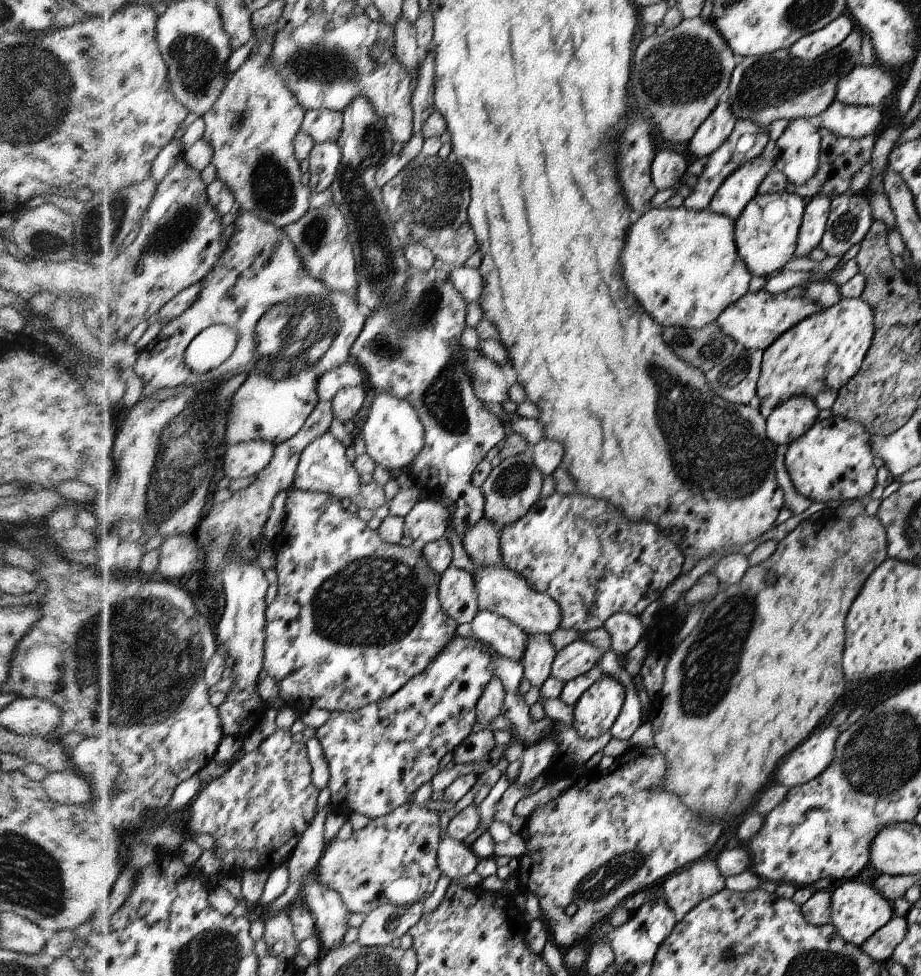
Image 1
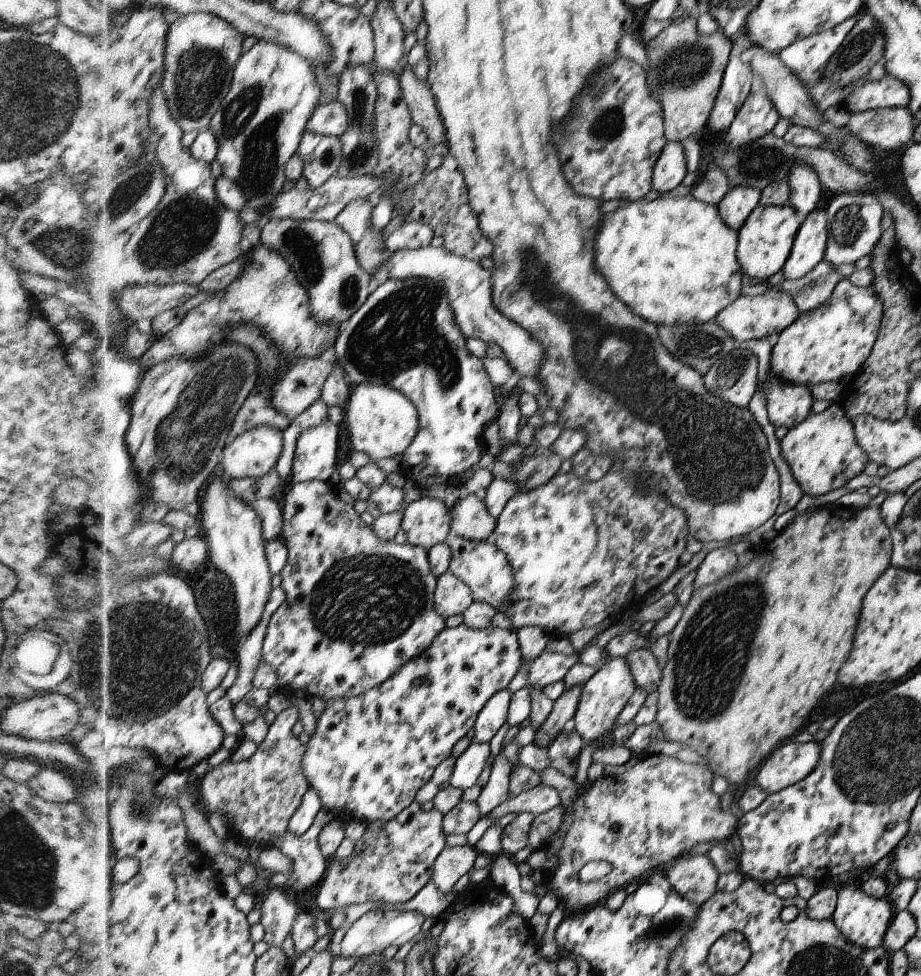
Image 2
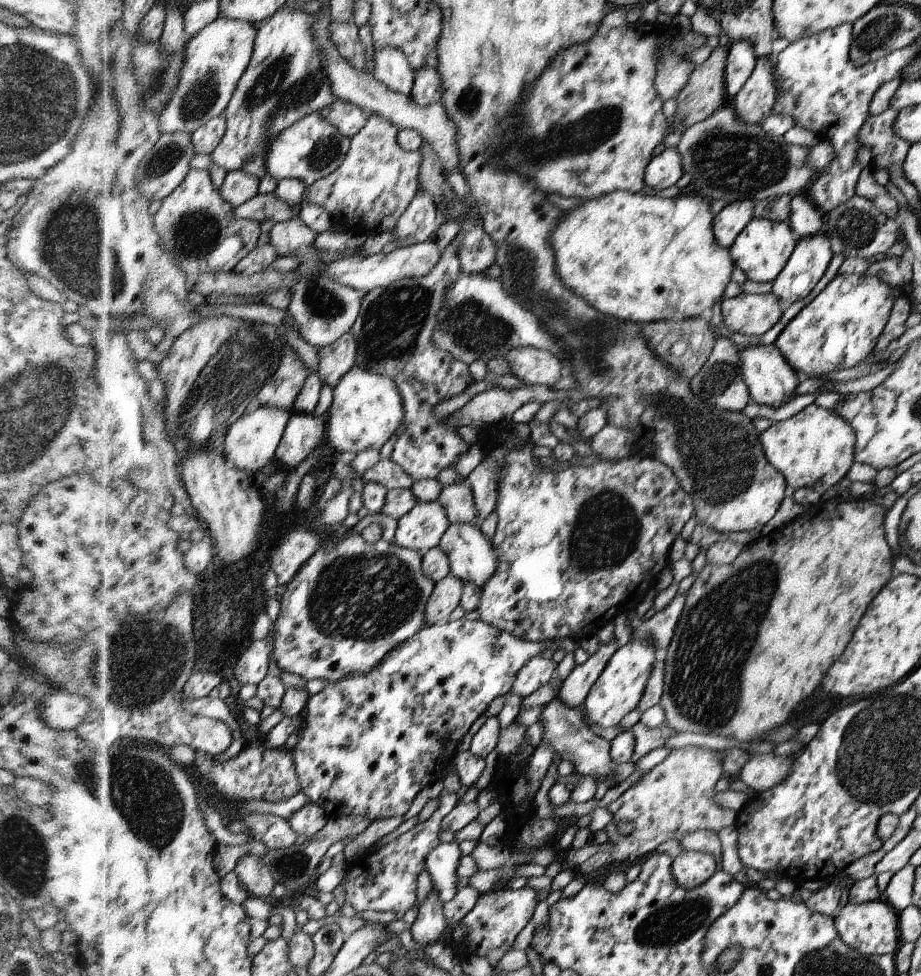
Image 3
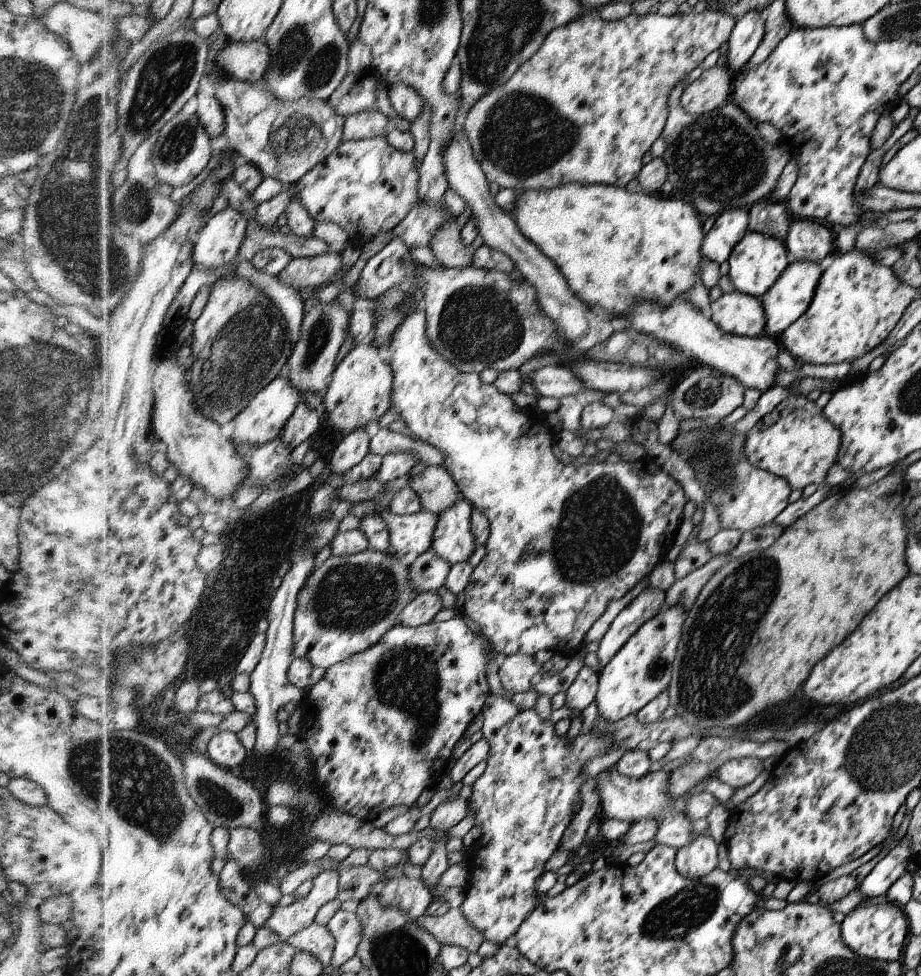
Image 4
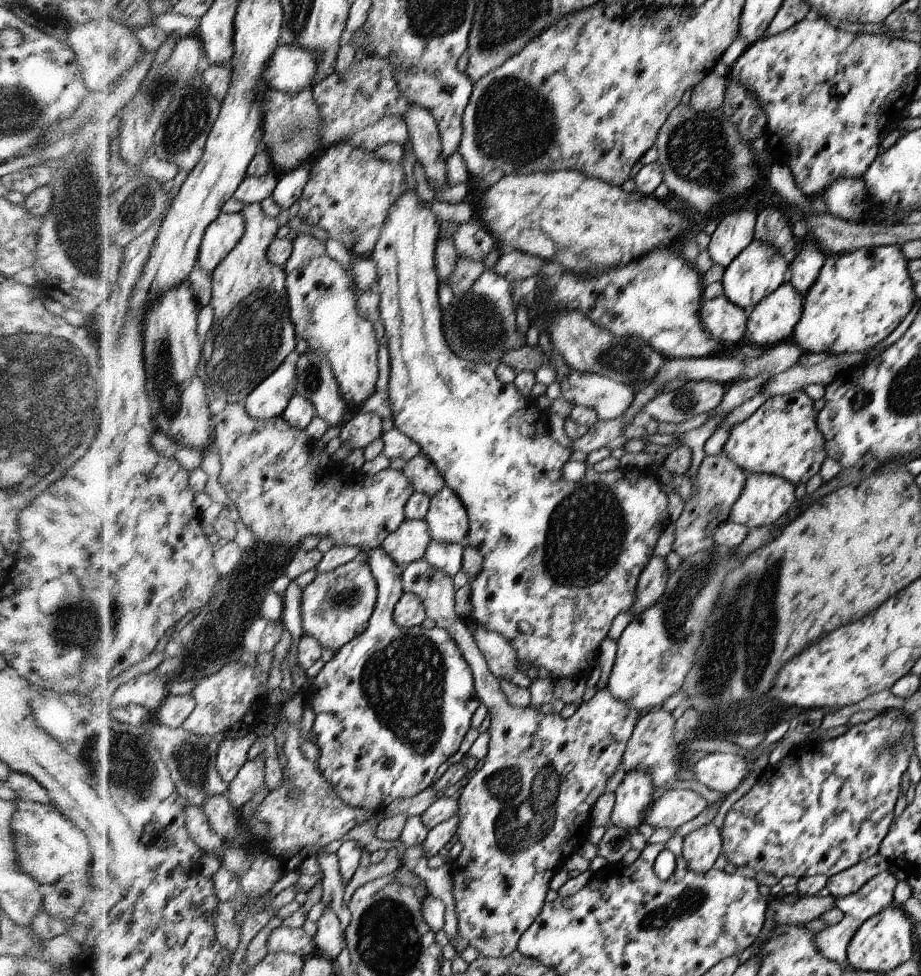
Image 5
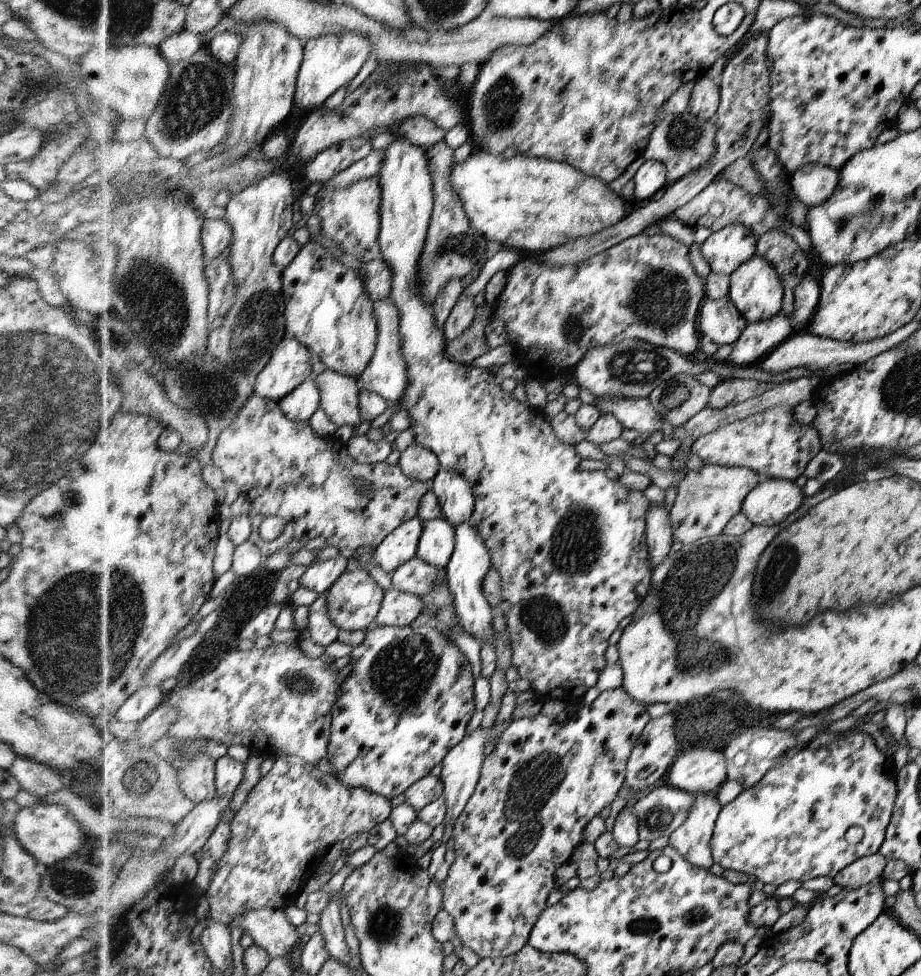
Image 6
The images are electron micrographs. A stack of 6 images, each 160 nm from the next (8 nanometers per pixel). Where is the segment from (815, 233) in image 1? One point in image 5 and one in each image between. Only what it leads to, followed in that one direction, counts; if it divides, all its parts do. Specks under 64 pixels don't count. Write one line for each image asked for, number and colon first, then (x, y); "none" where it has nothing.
2: (809, 248)
3: (808, 263)
4: (789, 298)
5: (773, 321)

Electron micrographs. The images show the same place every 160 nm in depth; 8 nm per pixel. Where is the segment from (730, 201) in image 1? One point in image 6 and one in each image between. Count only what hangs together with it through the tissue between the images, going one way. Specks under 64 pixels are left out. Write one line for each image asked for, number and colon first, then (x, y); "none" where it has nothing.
2: (738, 203)
3: (731, 221)
4: (730, 228)
5: (735, 233)
6: (725, 250)

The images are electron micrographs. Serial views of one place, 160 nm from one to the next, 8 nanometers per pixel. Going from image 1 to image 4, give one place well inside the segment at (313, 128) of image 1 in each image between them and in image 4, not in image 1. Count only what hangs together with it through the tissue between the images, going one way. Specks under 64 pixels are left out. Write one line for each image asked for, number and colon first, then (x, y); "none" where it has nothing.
2: (332, 119)
3: (349, 118)
4: (363, 125)

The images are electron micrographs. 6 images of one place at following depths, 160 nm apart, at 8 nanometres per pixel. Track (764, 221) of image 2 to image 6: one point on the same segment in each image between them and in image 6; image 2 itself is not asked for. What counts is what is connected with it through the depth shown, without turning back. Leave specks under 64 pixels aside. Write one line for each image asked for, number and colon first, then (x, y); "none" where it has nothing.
3: (762, 250)
4: (759, 260)
5: (759, 271)
6: (756, 290)

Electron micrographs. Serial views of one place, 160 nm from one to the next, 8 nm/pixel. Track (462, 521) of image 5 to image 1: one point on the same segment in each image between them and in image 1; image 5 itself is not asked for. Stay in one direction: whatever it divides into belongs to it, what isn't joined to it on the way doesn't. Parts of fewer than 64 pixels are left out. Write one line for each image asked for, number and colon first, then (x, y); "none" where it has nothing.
1: (500, 590)
2: (485, 568)
3: (472, 557)
4: (454, 540)

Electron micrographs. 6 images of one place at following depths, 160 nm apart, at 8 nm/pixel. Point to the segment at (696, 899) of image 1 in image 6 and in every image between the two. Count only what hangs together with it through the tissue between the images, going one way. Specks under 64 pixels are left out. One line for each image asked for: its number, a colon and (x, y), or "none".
2: (695, 878)
3: (691, 869)
4: (699, 858)
5: (701, 848)
6: (692, 839)

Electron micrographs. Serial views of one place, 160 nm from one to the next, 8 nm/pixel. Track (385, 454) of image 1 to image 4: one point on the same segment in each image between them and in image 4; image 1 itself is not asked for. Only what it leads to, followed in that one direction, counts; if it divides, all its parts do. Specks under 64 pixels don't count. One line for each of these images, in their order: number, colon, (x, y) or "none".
2: (382, 421)
3: (367, 411)
4: (361, 393)

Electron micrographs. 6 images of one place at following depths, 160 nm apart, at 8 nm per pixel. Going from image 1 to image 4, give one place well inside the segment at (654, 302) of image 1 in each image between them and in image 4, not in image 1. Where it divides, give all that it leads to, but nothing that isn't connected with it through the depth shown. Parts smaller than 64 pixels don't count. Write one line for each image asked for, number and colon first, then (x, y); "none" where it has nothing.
2: (675, 261)
3: (637, 257)
4: (614, 247)

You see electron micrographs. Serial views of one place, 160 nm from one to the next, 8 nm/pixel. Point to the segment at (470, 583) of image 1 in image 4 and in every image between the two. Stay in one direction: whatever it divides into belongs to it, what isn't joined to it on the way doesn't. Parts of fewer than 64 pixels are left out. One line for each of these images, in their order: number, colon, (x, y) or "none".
2: (452, 596)
3: (447, 594)
4: (421, 610)

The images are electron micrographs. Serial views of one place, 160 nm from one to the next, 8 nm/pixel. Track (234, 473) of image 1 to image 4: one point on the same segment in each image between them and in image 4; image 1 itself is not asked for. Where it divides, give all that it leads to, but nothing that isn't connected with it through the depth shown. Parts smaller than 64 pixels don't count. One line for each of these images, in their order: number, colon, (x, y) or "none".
2: (255, 454)
3: (253, 442)
4: (267, 417)

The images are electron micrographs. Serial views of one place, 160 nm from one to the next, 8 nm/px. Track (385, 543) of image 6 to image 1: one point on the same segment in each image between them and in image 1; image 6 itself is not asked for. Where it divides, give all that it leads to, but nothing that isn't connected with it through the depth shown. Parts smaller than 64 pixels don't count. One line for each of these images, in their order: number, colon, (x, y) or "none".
1: (427, 522)
2: (426, 522)
3: (423, 528)
4: (415, 533)
5: (410, 542)

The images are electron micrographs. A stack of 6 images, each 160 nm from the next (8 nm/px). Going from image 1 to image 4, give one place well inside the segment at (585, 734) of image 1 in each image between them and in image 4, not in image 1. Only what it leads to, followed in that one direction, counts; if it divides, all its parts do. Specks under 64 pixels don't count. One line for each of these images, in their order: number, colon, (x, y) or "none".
2: (602, 698)
3: (618, 690)
4: (638, 672)

